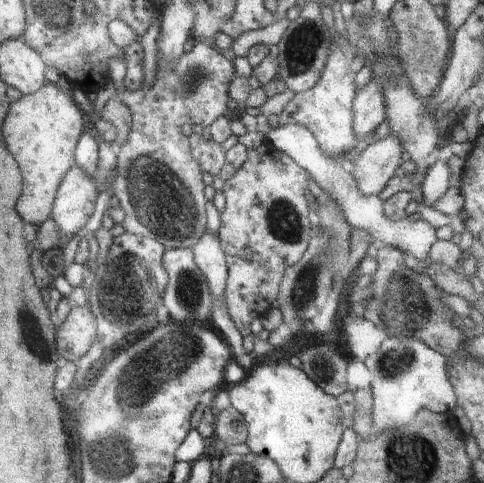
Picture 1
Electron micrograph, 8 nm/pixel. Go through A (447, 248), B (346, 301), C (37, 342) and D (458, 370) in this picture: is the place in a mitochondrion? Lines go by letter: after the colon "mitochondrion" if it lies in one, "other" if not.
A: other
B: other
C: mitochondrion
D: other

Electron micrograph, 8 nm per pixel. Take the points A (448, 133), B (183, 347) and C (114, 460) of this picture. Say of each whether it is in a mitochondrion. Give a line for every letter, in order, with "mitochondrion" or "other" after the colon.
A: other
B: mitochondrion
C: mitochondrion

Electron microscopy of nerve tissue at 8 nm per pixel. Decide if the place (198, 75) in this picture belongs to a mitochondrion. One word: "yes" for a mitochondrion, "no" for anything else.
yes

